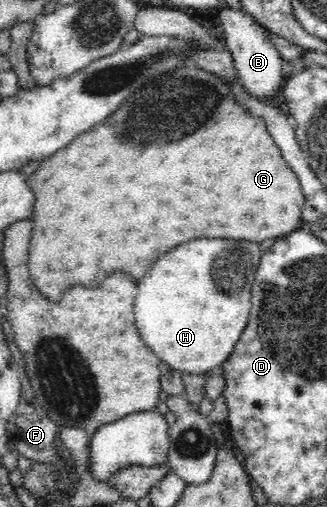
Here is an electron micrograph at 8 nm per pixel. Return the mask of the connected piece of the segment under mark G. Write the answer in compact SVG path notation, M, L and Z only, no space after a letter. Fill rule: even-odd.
M192 65L179 67L167 71L167 74L161 74L159 78L139 88L132 96L127 97L126 102L123 102L123 106L115 114L111 114L107 120L82 132L62 150L45 159L33 173L26 176L27 184L35 195L34 208L30 217L33 220L33 240L31 240L28 262L35 286L47 298L53 302L59 302L71 286L81 284L87 288L97 288L105 280L105 276L117 270L127 272L131 280L141 280L151 270L151 266L157 262L159 256L167 254L171 248L179 246L181 242L187 242L193 238L231 238L231 240L263 242L267 238L285 236L300 228L305 197L303 190L299 188L299 180L295 178L293 170L279 154L279 148L271 140L271 134L267 134L265 122L259 117L249 118L251 115L243 108L245 107L237 104L231 88L223 79Z

